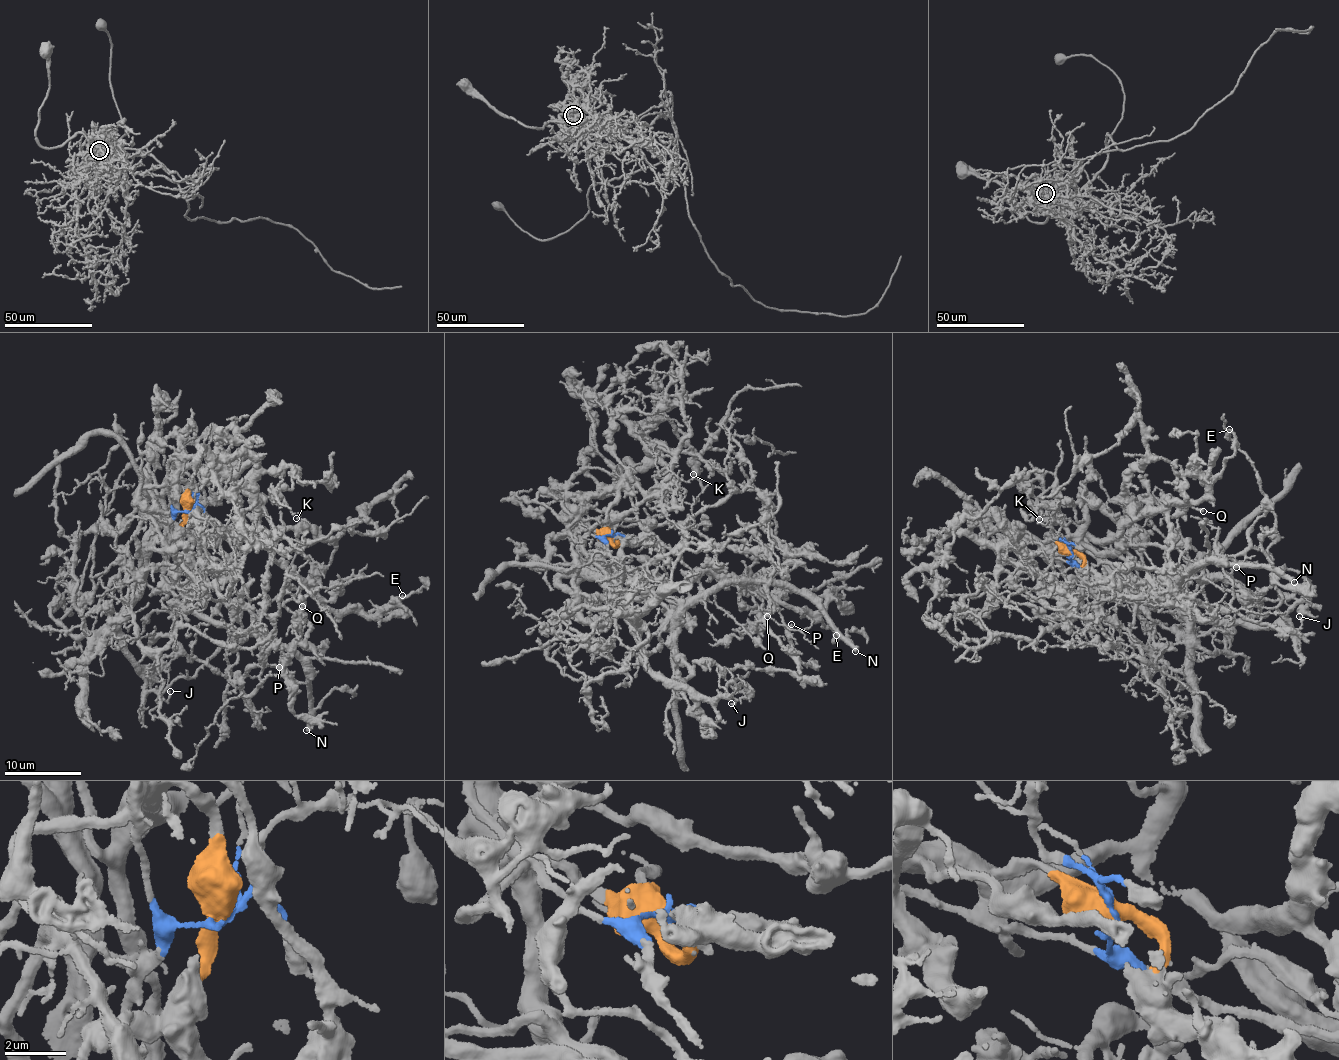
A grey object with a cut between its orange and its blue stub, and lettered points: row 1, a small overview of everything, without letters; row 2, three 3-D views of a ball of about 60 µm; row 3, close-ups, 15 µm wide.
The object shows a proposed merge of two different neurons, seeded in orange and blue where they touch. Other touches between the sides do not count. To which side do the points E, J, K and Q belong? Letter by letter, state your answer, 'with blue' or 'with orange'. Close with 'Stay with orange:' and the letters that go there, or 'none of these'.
E: with orange
J: with orange
K: with blue
Q: with orange
Stay with orange: E, J, Q

